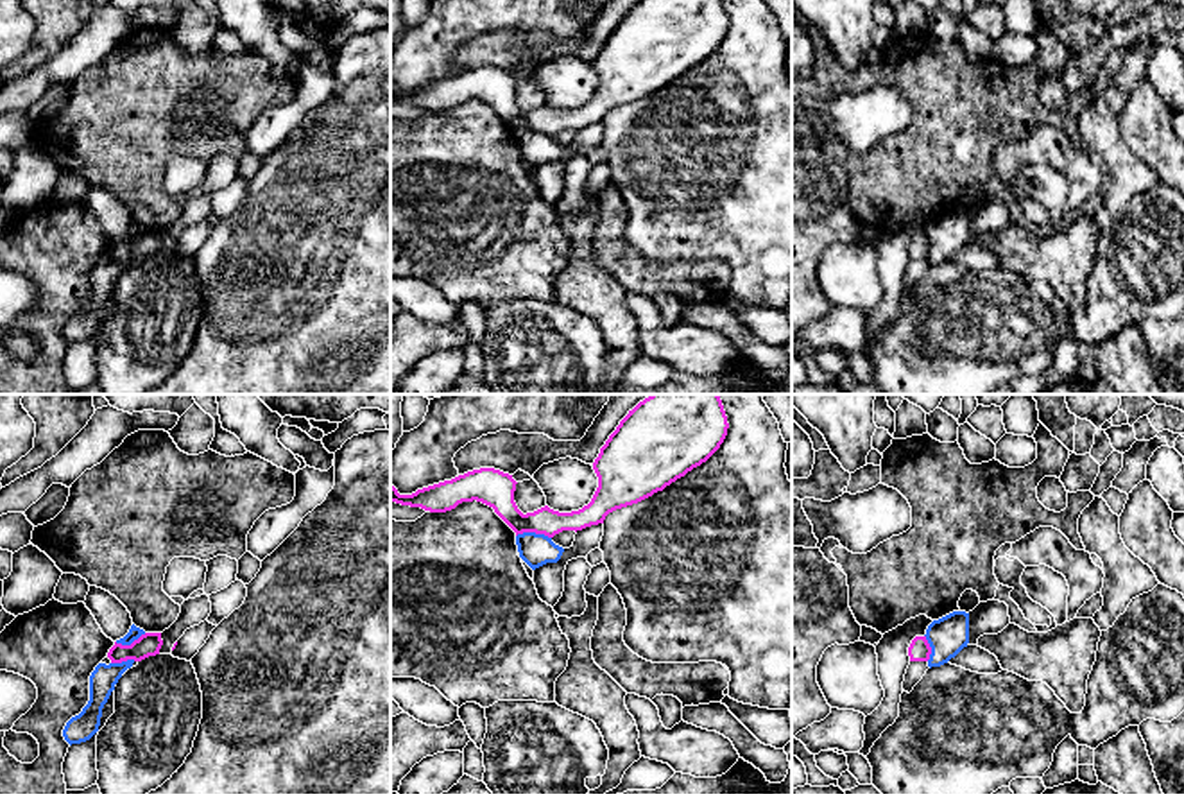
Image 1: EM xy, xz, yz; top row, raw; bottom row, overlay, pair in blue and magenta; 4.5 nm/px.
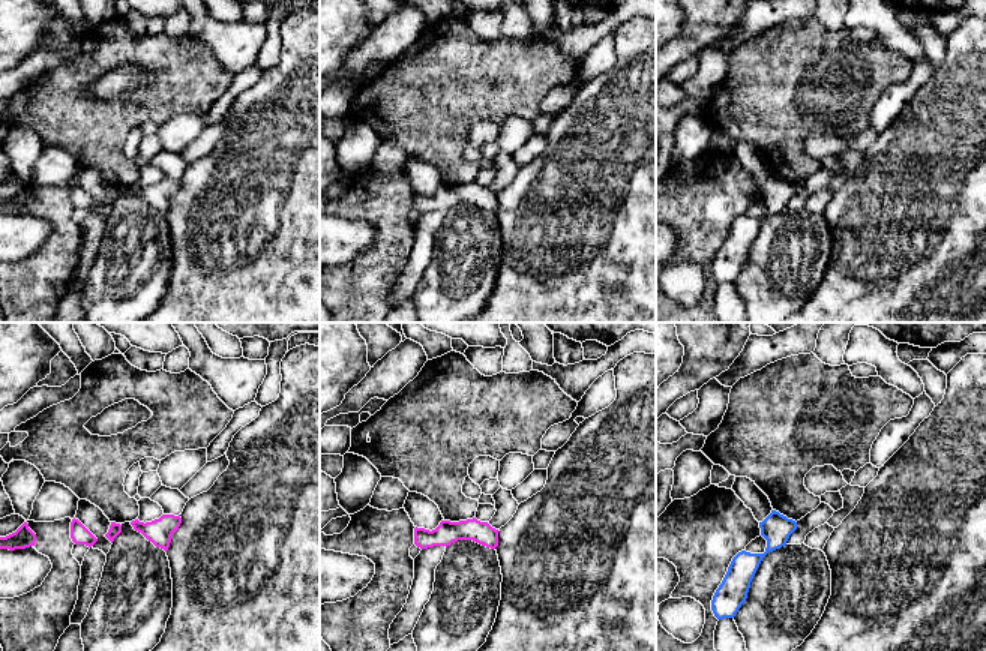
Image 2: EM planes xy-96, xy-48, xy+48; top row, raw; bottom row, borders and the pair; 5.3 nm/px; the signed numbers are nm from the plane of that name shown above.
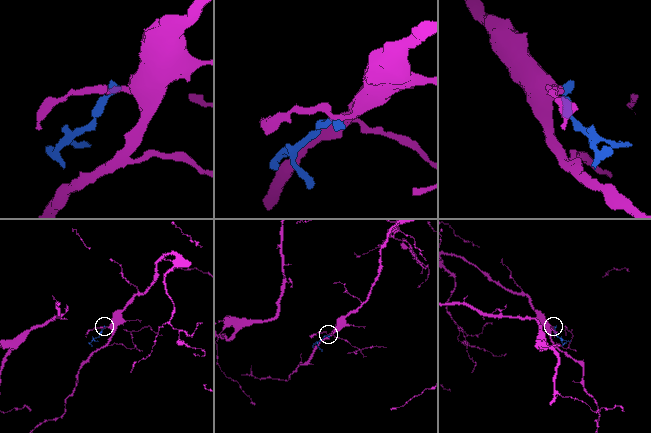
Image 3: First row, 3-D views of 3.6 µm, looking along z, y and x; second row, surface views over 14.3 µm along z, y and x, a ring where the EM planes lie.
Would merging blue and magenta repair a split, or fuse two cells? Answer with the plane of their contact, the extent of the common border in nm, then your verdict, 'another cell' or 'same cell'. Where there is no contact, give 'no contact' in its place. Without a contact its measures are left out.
contact in xz; length 160 nm; another cell

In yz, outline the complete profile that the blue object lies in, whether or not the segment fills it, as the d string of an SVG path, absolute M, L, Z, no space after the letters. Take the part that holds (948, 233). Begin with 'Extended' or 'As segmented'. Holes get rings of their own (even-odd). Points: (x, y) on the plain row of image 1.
As segmented. M953 210L933 219L924 235L931 246L928 265L948 262L969 242L969 211Z

